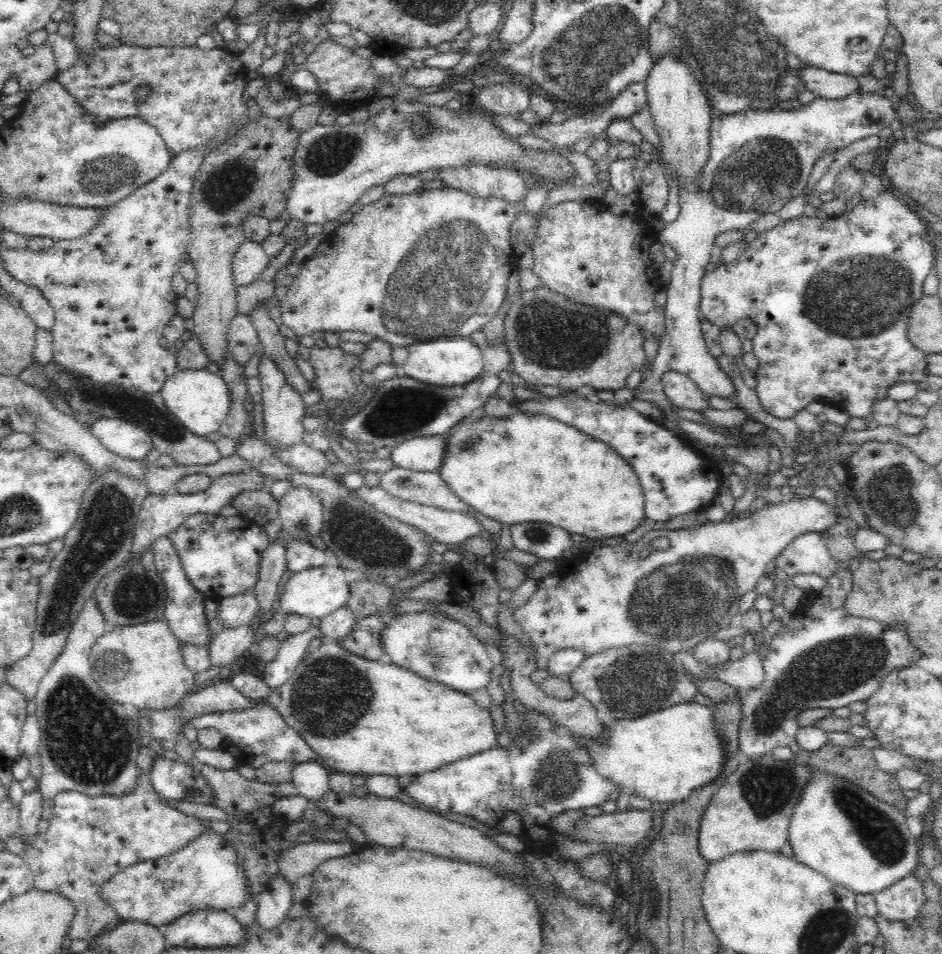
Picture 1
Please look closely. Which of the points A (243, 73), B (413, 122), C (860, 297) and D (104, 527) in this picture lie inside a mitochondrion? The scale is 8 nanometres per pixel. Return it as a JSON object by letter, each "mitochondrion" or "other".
{"A":"other","B":"mitochondrion","C":"mitochondrion","D":"mitochondrion"}

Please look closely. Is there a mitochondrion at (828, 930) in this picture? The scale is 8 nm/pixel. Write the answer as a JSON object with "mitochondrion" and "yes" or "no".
{"mitochondrion":"yes"}

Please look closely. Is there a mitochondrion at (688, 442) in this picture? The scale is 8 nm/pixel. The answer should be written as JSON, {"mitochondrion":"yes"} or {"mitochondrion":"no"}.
{"mitochondrion":"no"}

